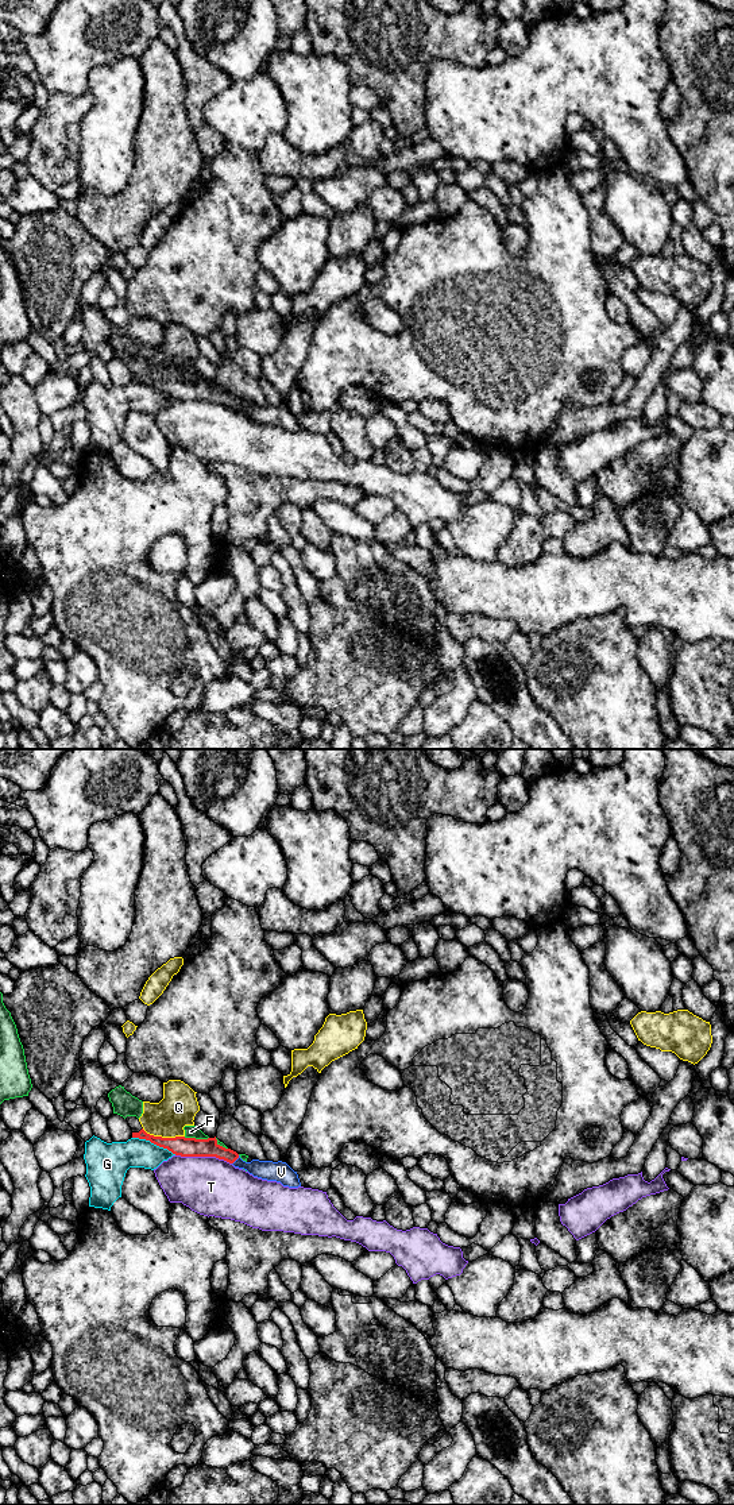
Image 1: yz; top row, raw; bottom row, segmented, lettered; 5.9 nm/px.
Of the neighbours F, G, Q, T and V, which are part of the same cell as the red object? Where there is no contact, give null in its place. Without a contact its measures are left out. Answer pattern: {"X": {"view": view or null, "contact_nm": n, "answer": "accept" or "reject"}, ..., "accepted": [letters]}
{"F": {"view": "yz", "contact_nm": 150, "answer": "reject"}, "G": {"view": "yz", "contact_nm": 280, "answer": "reject"}, "Q": {"view": "yz", "contact_nm": 260, "answer": "reject"}, "T": {"view": "yz", "contact_nm": 340, "answer": "reject"}, "V": {"view": "yz", "contact_nm": 70, "answer": "accept"}, "accepted": ["V"]}

